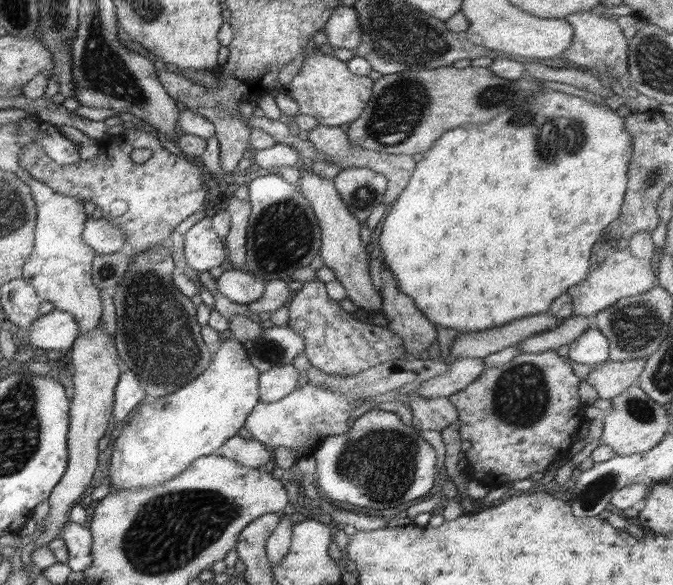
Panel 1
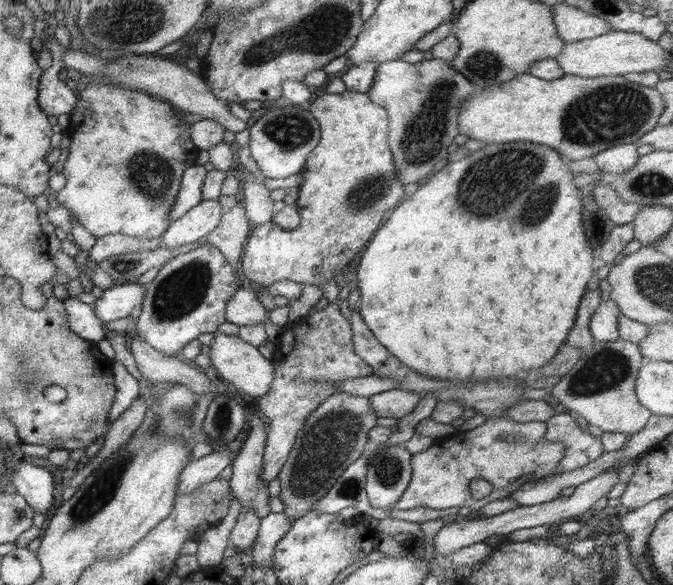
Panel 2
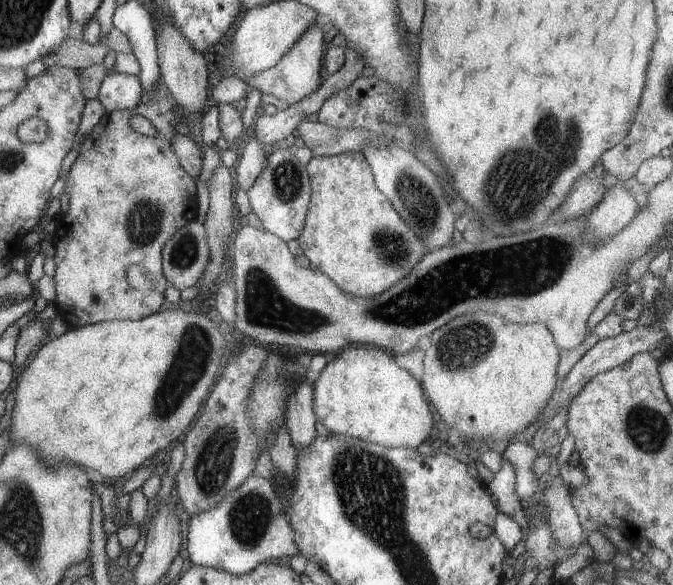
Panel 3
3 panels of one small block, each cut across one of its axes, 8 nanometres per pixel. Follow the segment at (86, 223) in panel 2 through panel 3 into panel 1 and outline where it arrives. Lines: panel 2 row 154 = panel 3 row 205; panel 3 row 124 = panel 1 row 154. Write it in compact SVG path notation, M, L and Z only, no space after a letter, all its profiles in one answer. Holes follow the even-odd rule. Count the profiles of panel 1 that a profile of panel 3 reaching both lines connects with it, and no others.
M139 126L126 129L121 134L105 136L96 146L99 148L97 156L60 165L47 157L41 147L31 143L23 145L18 165L53 192L70 196L81 204L92 202L99 208L102 218L124 234L125 244L132 250L129 262L150 248L168 245L173 228L207 202L200 164L173 156L147 129ZM138 148L151 151L151 157L141 164L133 163L129 157Z

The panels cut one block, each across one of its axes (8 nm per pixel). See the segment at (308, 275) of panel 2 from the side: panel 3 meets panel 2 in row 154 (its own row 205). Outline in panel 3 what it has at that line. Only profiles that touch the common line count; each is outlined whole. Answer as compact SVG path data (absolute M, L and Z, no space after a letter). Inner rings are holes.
M360 152L313 157L305 169L310 181L311 200L301 234L296 240L303 251L302 256L309 260L310 268L325 274L338 290L352 296L376 296L401 280L401 276L405 276L426 254L423 242L417 240L389 200L375 187L371 168Z

